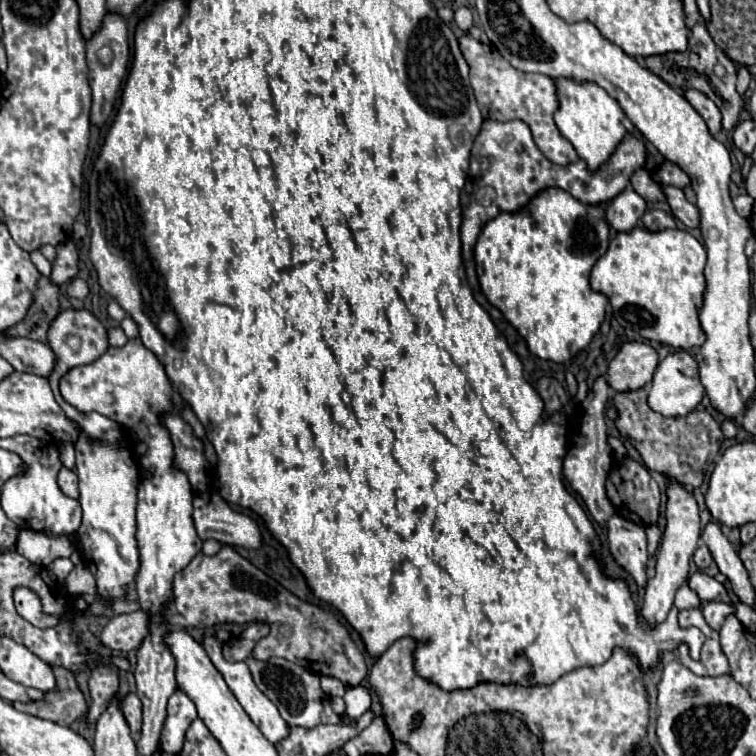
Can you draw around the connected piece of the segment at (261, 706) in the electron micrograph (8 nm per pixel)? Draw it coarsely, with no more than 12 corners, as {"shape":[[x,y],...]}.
{"shape":[[221,642],[205,648],[227,686],[273,744],[289,734],[277,706],[255,686],[245,662],[227,662]]}

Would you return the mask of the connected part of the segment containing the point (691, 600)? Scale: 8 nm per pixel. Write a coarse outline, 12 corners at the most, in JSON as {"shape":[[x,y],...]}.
{"shape":[[683,584],[675,594],[679,610],[699,608],[697,594]]}

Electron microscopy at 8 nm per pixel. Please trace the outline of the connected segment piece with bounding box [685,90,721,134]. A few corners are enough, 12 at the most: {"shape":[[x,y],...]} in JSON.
{"shape":[[687,90],[689,104],[705,118],[709,132],[721,130],[719,108],[705,94]]}

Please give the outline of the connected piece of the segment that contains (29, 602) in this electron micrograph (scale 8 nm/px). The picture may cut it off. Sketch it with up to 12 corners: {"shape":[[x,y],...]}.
{"shape":[[15,588],[15,608],[37,628],[51,628],[59,618],[41,610],[39,596]]}

